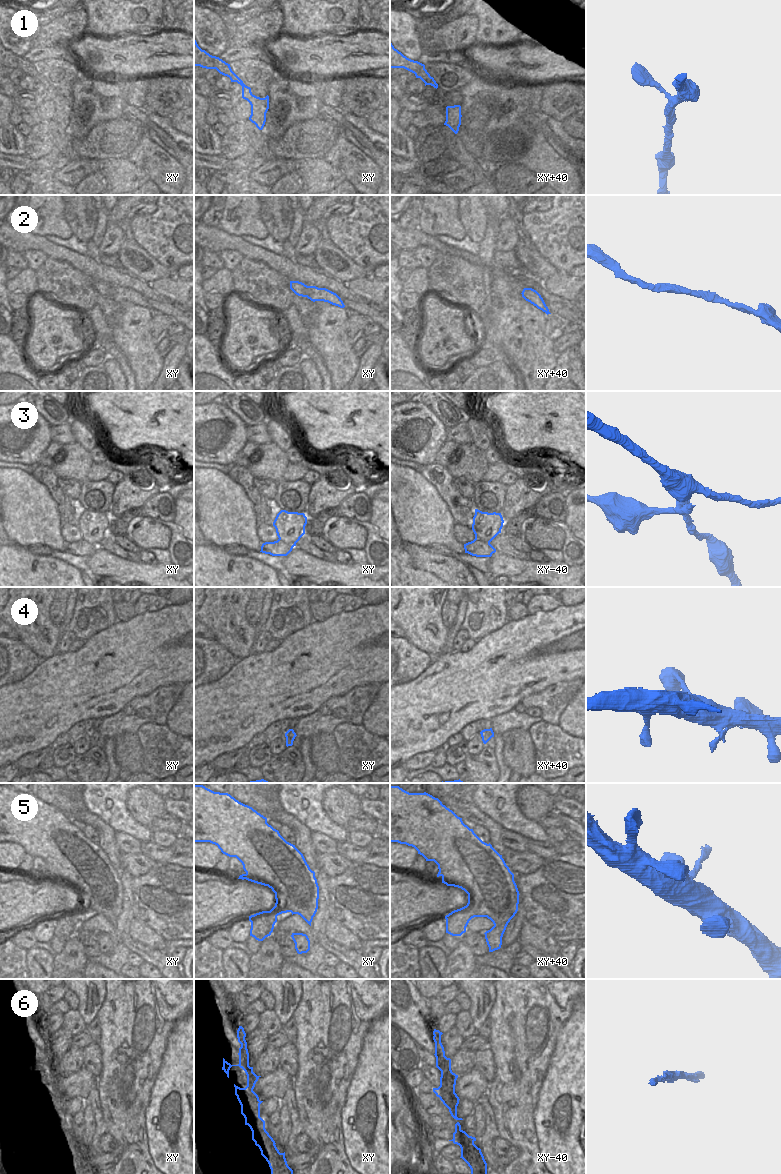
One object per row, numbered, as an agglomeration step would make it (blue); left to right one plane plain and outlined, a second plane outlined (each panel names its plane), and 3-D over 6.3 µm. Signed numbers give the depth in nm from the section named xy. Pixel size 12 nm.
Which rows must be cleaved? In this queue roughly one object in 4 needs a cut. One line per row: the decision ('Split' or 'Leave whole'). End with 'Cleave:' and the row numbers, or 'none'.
1: Leave whole
2: Leave whole
3: Split
4: Leave whole
5: Leave whole
6: Leave whole
Cleave: 3

